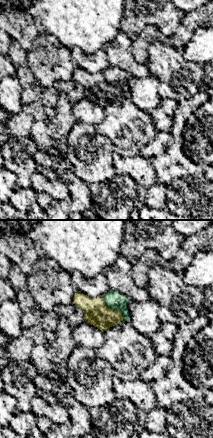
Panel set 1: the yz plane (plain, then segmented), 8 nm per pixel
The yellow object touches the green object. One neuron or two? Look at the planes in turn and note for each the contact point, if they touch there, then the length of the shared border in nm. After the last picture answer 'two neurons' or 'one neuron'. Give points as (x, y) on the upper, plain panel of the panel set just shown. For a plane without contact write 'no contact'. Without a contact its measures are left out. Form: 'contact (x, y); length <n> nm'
contact (111, 84); length 260 nm

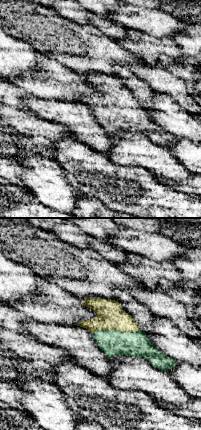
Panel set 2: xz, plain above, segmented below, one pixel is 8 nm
contact (114, 105); length 380 nm

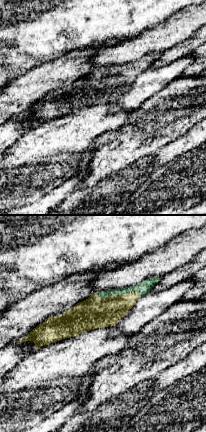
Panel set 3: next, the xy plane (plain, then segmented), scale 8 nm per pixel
contact (117, 72); length 340 nm

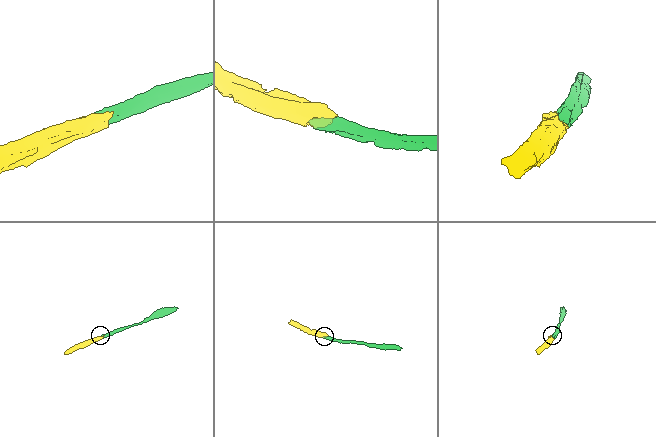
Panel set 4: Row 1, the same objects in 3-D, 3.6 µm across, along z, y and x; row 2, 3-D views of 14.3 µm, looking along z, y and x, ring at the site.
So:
one neuron

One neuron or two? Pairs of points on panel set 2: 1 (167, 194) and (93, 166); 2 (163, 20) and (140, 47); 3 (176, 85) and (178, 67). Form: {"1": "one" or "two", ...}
{"1": "one", "2": "two", "3": "two"}

